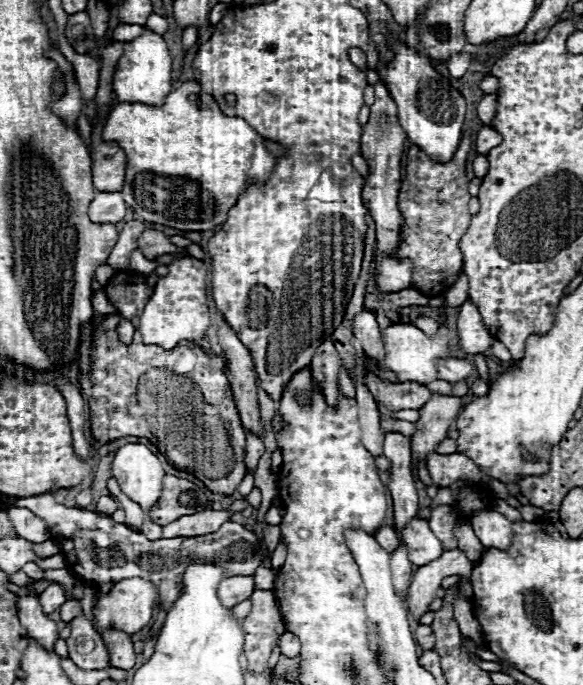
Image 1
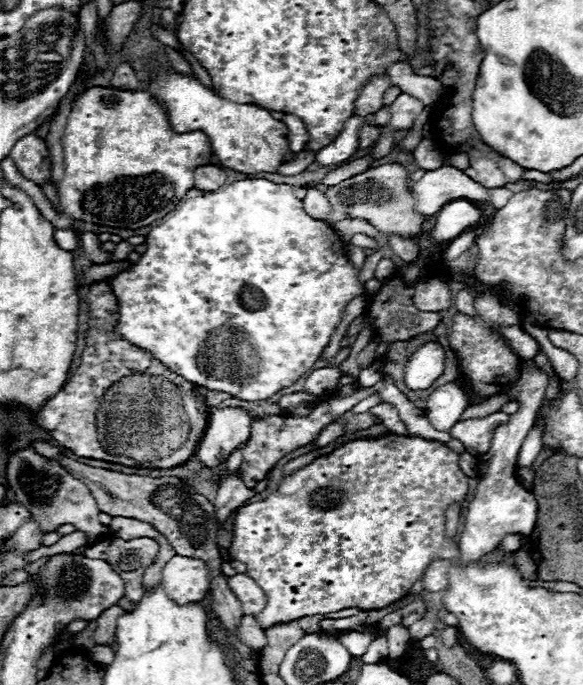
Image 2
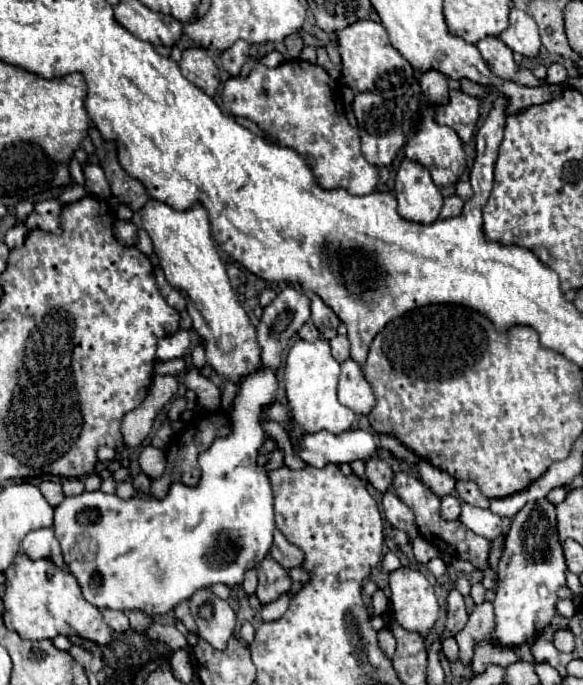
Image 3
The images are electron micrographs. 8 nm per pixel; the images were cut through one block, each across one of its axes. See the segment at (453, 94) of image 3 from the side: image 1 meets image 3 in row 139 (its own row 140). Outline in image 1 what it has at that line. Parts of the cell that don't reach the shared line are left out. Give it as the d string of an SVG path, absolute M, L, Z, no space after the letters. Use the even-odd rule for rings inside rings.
M464 132L460 138L460 146L454 152L452 160L448 162L432 162L424 150L418 146L410 146L408 156L406 156L406 178L402 180L402 188L398 194L398 208L404 216L404 226L402 226L402 236L404 242L398 248L400 258L410 258L414 262L414 284L416 290L420 290L424 296L440 296L444 294L460 276L462 270L462 252L460 252L460 238L468 230L472 214L468 212L468 178L466 178L466 156L470 152L470 132Z

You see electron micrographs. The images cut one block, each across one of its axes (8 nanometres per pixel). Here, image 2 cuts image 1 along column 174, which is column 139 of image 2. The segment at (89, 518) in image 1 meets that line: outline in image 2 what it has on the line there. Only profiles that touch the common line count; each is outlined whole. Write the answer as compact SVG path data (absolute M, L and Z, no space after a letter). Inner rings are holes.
M110 536L90 546L84 556L100 558L114 566L114 570L124 580L124 596L118 600L118 606L122 606L124 610L132 610L142 600L142 574L156 560L158 544L152 538L122 540Z

